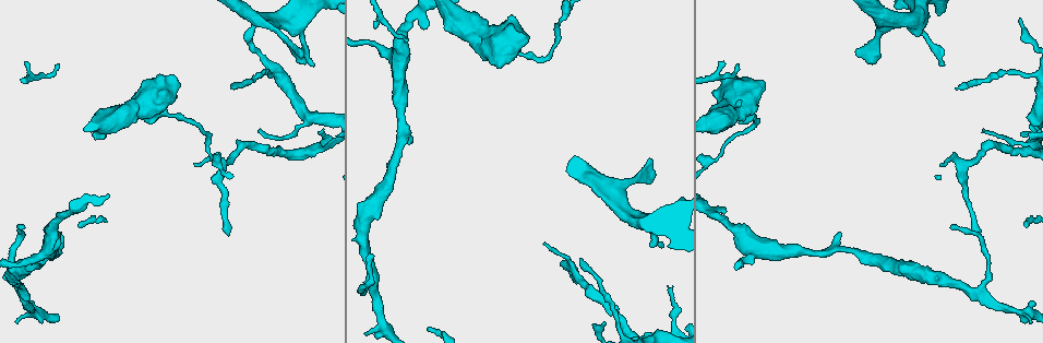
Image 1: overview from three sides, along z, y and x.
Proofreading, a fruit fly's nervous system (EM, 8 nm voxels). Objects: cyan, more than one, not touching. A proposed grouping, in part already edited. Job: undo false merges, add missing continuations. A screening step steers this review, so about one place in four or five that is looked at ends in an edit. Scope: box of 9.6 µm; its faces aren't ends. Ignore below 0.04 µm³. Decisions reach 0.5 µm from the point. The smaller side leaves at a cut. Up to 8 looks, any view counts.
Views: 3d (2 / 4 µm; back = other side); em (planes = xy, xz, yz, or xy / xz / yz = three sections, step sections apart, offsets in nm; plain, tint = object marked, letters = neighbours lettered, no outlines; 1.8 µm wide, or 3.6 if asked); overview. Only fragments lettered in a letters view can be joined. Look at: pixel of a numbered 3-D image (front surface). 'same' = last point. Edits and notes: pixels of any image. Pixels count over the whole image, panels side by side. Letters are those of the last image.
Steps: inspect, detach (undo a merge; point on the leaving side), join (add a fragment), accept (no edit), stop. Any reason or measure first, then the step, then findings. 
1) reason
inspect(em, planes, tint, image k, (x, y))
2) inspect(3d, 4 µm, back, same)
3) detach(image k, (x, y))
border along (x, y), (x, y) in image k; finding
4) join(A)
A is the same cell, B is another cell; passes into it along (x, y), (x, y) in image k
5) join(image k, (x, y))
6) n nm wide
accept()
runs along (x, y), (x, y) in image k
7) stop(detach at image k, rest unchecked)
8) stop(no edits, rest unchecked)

sudden change in width
inspect(em, 3.6 µm, planes, letters, image 1, (161, 114))

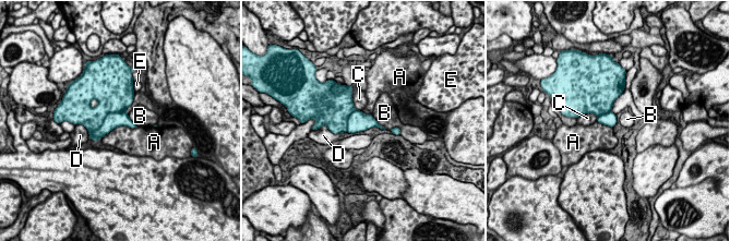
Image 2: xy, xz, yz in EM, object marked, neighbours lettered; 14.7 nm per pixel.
detach(image 2, (112, 120))
A, B, C, D and E are other cells; border along (124, 110), (109, 112), (88, 131) in image 2; two cells meet here

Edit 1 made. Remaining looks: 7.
inspect(overview)

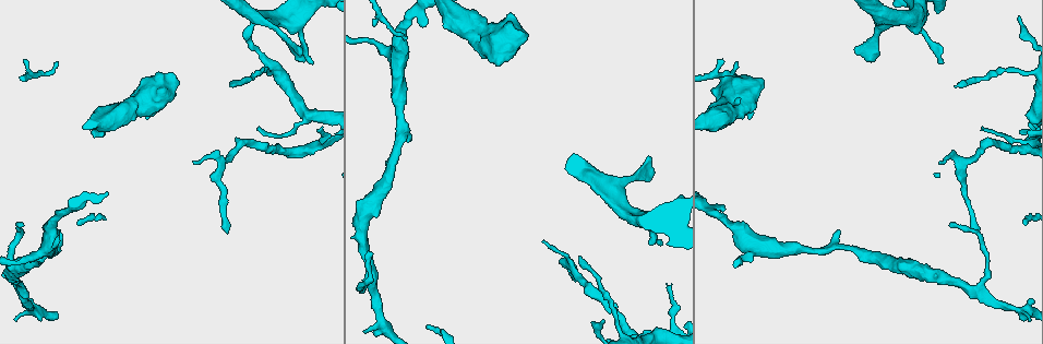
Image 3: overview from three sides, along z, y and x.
calibre changes
inspect(em, xz, step 16, letters, image 3, (743, 259))

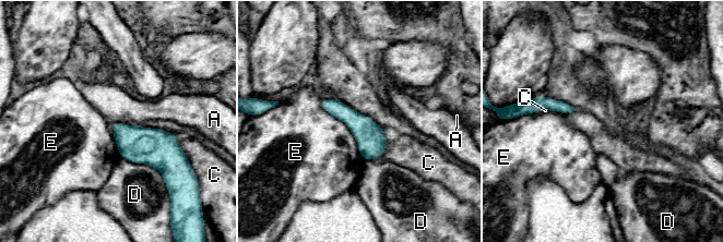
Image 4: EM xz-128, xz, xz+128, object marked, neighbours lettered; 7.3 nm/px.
E touches over 550 nm
accept()
A, C, D and E are other cells; border along (389, 141), (386, 152), (372, 159) in image 4; continuous, no second cell

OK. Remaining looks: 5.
tapers out
inspect(em, planes, letters, image 3, (854, 53))

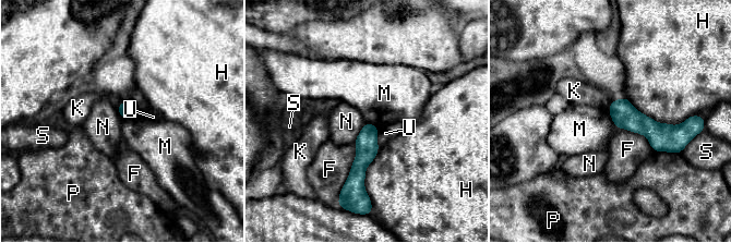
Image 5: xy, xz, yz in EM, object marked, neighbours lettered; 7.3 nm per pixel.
H touches over 500 nm
accept()
F, H, K, M, N, P, S and U are other cells; runs along (613, 104), (626, 117), (672, 144) in image 5; no lettered fragment goes on from it

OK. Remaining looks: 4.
stop(detach at image 2, rest unchecked)

